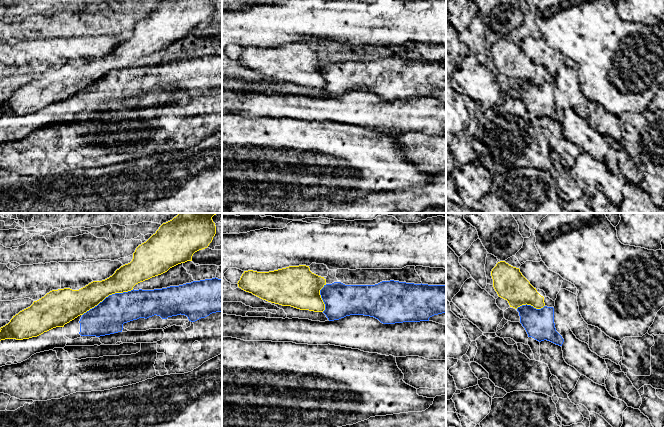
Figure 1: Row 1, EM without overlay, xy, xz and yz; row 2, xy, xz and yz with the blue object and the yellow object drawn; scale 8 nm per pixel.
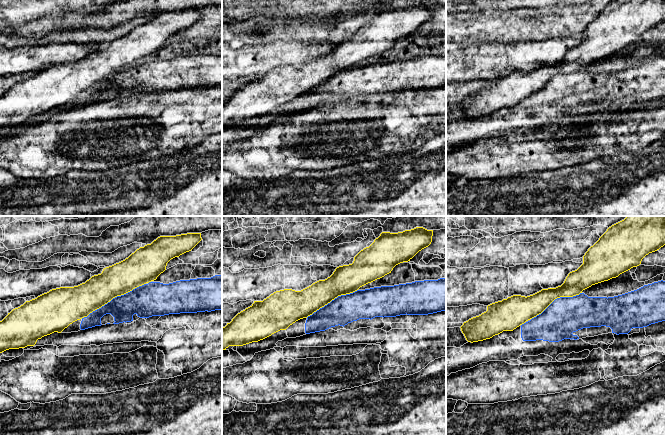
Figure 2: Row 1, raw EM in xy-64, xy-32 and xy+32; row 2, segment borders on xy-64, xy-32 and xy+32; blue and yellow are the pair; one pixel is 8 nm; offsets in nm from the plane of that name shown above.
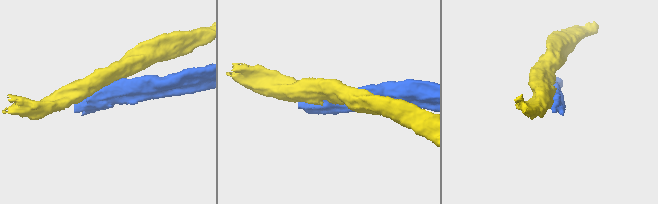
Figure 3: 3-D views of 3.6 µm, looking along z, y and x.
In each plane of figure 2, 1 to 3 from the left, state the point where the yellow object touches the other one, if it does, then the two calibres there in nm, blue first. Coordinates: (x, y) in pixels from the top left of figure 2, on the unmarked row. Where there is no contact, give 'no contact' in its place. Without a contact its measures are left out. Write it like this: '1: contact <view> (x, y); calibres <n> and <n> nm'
1: contact xy-64 (113, 74); calibres 240 and 260 nm
2: contact xy-32 (332, 76); calibres 240 and 240 nm
3: contact xy+32 (557, 74); calibres 300 and 180 nm

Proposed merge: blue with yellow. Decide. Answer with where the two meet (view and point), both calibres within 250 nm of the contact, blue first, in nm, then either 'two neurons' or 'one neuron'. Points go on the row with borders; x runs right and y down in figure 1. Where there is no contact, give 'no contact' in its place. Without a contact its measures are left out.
xy (108, 296) | 260/200 nm | two neurons

